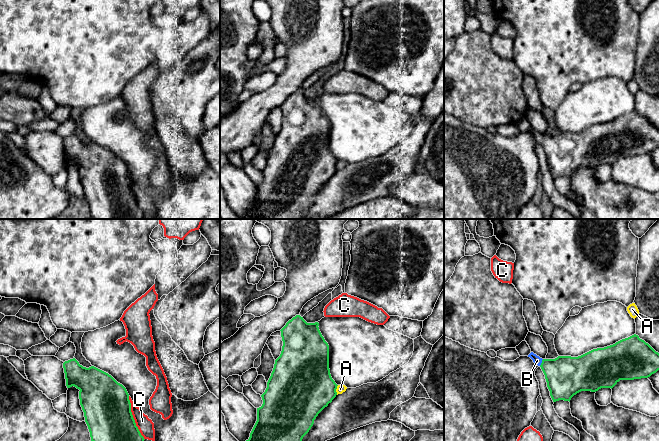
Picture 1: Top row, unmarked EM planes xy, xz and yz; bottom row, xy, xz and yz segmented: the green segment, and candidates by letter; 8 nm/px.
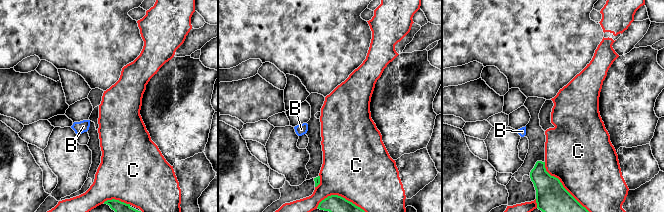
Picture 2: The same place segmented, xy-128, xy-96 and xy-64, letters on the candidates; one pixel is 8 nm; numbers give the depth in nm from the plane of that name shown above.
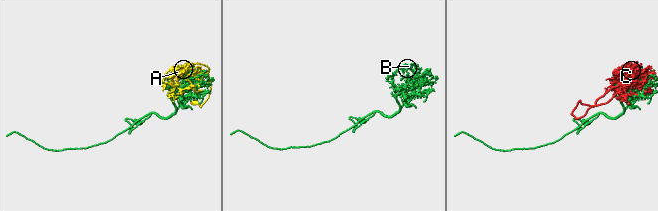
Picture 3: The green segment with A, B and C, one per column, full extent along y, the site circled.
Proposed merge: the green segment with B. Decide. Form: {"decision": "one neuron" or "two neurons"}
{"decision": "one neuron"}

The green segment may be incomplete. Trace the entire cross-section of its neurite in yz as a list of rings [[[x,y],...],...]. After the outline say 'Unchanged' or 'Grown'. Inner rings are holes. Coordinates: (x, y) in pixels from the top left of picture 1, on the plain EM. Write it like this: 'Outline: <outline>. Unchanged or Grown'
Outline: [[[636,110],[578,133],[558,132],[555,135],[542,135],[533,128],[528,133],[541,143],[553,178],[570,178],[571,174],[581,167],[612,165],[620,156],[648,154],[659,146],[659,129]]]. Grown

